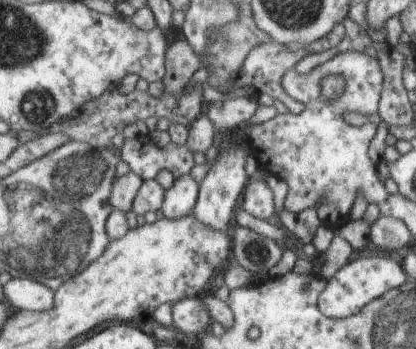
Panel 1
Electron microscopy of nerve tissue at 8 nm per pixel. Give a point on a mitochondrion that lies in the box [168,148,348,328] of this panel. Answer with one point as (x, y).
(254, 252)

